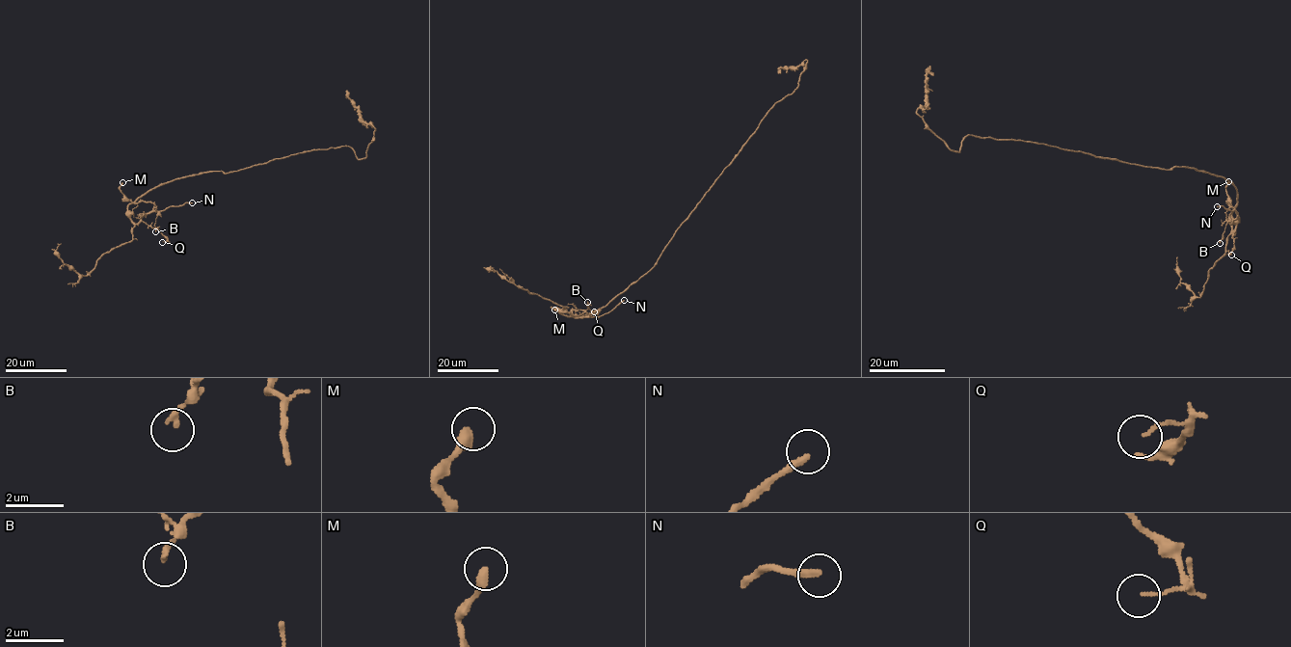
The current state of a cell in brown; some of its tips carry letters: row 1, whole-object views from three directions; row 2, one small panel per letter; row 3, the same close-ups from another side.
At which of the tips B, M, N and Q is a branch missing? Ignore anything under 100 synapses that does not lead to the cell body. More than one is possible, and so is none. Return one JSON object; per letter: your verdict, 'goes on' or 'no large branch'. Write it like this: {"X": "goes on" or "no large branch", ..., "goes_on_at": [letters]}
{"B": "no large branch", "M": "no large branch", "N": "goes on", "Q": "no large branch", "goes_on_at": ["N"]}

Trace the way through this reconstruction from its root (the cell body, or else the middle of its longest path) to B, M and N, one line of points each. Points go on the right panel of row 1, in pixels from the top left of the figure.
B: (1145, 167), (1190, 167), (1223, 176), (1235, 188), (1231, 232), (1238, 223), (1237, 217), (1227, 223), (1220, 243)
M: (1145, 167), (1190, 167), (1229, 182), (1236, 189), (1231, 232), (1238, 216), (1228, 204), (1228, 181)
N: (1145, 167), (1190, 167), (1229, 182), (1236, 189), (1231, 232), (1238, 223), (1237, 213), (1217, 206)

